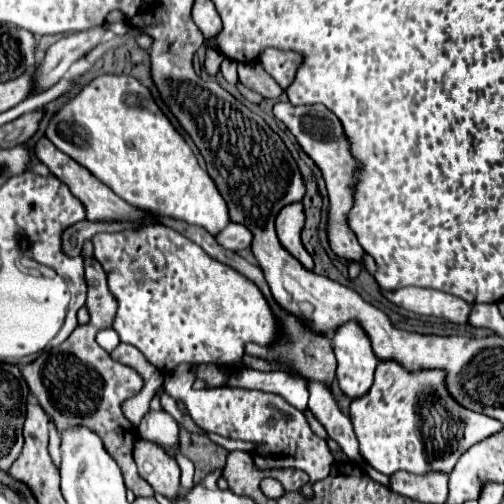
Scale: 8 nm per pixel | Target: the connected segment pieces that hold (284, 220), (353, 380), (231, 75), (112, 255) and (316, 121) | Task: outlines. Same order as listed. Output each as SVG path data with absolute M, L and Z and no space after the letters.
M300 202L288 204L280 210L280 214L276 216L276 236L280 240L280 244L306 268L312 270L312 258L310 254L304 250L302 242L300 242L300 232L304 226L304 210Z
M344 324L334 334L332 348L338 360L336 378L340 390L350 400L364 396L374 382L374 370L378 366L374 352L370 352L370 340L358 332L358 324Z
M224 58L224 60L222 60L222 64L220 64L220 72L222 72L222 76L224 76L224 80L226 80L226 82L230 82L230 84L236 84L236 82L238 82L236 62L234 62L234 60Z
M146 224L138 230L98 234L92 238L92 246L94 258L102 264L108 276L108 290L118 302L112 328L120 336L120 342L138 348L160 372L170 374L176 364L182 362L232 368L242 360L246 342L268 346L276 340L278 324L258 286L230 266L206 256L200 246L182 234L162 224Z
M279 102L274 106L274 116L284 122L284 126L294 134L296 142L312 158L312 162L322 172L326 182L328 198L330 198L330 248L338 258L358 262L364 266L364 252L354 240L354 234L346 228L346 212L350 210L350 172L354 172L354 158L350 156L350 148L346 148L346 136L342 136L340 120L322 104L316 106L292 106L290 102Z

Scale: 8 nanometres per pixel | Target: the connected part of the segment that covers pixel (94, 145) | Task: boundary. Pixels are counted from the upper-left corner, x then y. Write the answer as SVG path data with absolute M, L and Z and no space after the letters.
M102 74L52 114L46 136L128 204L206 228L216 236L230 224L226 202L198 166L192 148L132 76Z

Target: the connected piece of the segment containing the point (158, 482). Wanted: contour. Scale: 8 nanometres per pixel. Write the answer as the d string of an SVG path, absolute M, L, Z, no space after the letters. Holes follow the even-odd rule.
M144 438L134 442L134 462L138 474L160 494L174 500L180 492L180 468L174 458L170 458L158 444ZM148 466L148 468L144 468Z

